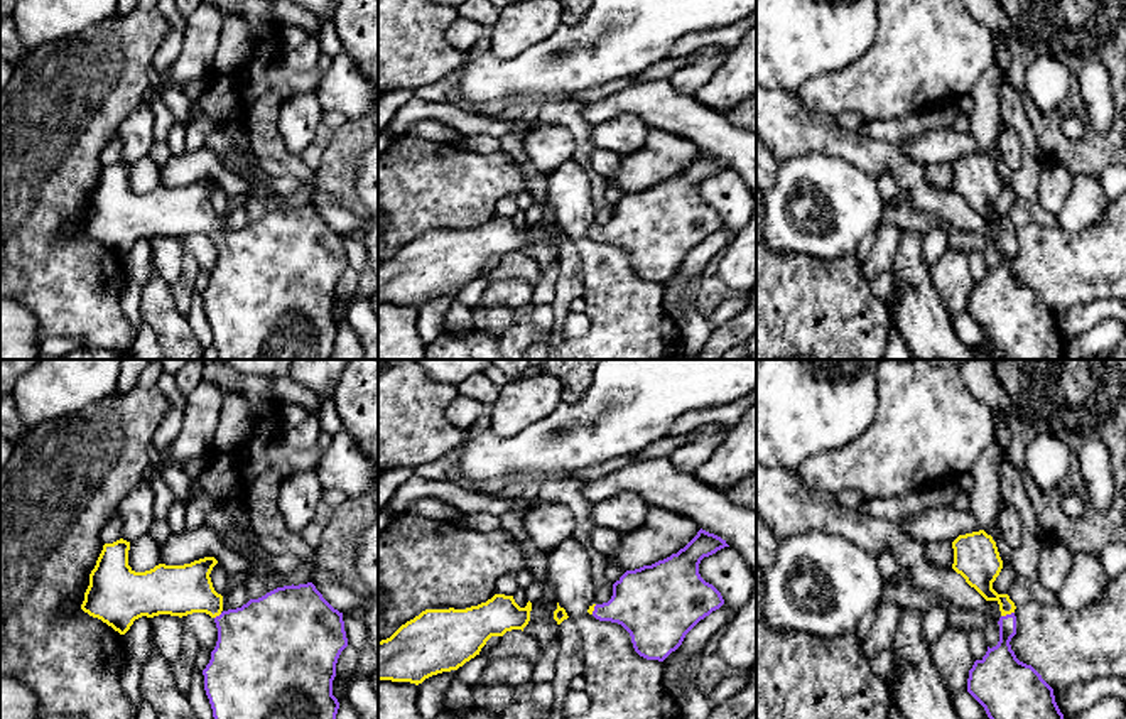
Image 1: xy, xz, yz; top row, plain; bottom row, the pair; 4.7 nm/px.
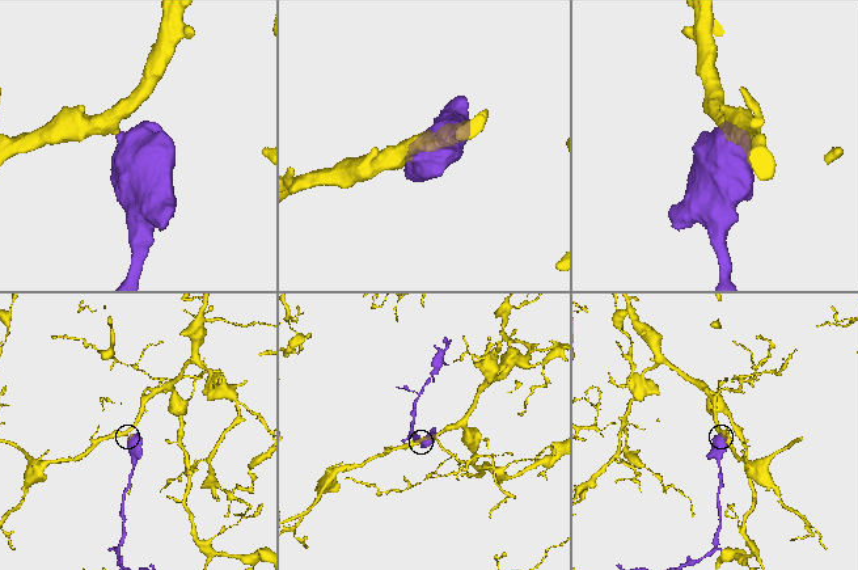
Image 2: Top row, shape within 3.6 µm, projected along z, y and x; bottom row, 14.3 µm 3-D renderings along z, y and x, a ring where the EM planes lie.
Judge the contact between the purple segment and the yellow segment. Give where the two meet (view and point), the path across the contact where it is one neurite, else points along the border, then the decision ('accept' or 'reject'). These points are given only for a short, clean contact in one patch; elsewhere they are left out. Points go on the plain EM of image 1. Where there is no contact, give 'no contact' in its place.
contact yz (1006, 237); way yz (1000, 287), (1006, 237), (981, 191); accept

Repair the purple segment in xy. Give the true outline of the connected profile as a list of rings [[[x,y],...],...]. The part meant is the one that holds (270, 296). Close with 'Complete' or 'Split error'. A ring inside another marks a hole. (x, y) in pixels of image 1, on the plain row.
[[[130,164],[105,165],[89,196],[81,231],[125,257],[135,241],[159,236],[209,236],[218,263],[203,292],[213,331],[216,360],[331,360],[338,321],[333,302],[341,273],[348,268],[343,235],[334,231],[312,204],[277,209],[236,231],[223,231],[223,218],[211,204],[214,179],[184,187],[159,186],[135,194],[128,187]]]. Split error

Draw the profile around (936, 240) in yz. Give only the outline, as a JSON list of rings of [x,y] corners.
[[[932,228],[925,235],[923,257],[928,268],[932,268],[947,251],[947,231],[944,228]]]

